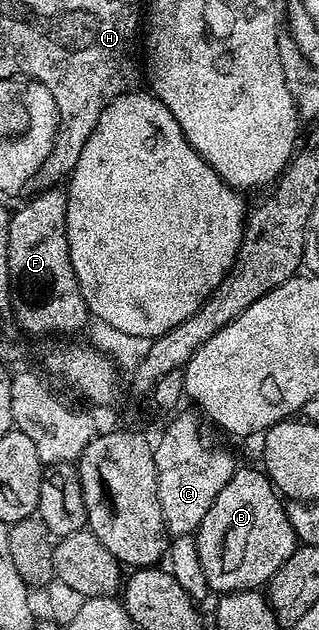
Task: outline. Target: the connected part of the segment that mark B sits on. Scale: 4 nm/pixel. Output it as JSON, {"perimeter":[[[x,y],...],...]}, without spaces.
{"perimeter":[[[260,467],[241,468],[219,490],[195,537],[203,574],[214,593],[248,592],[268,585],[299,541],[285,513],[286,501]]]}

